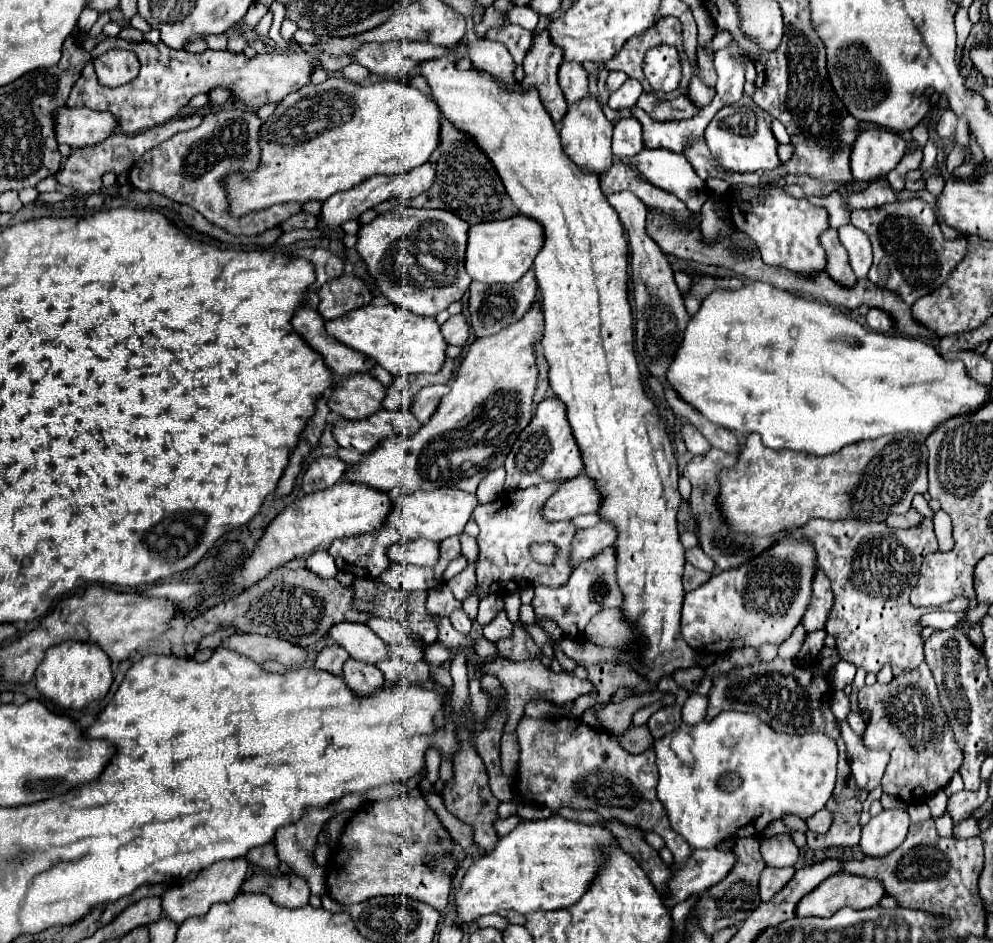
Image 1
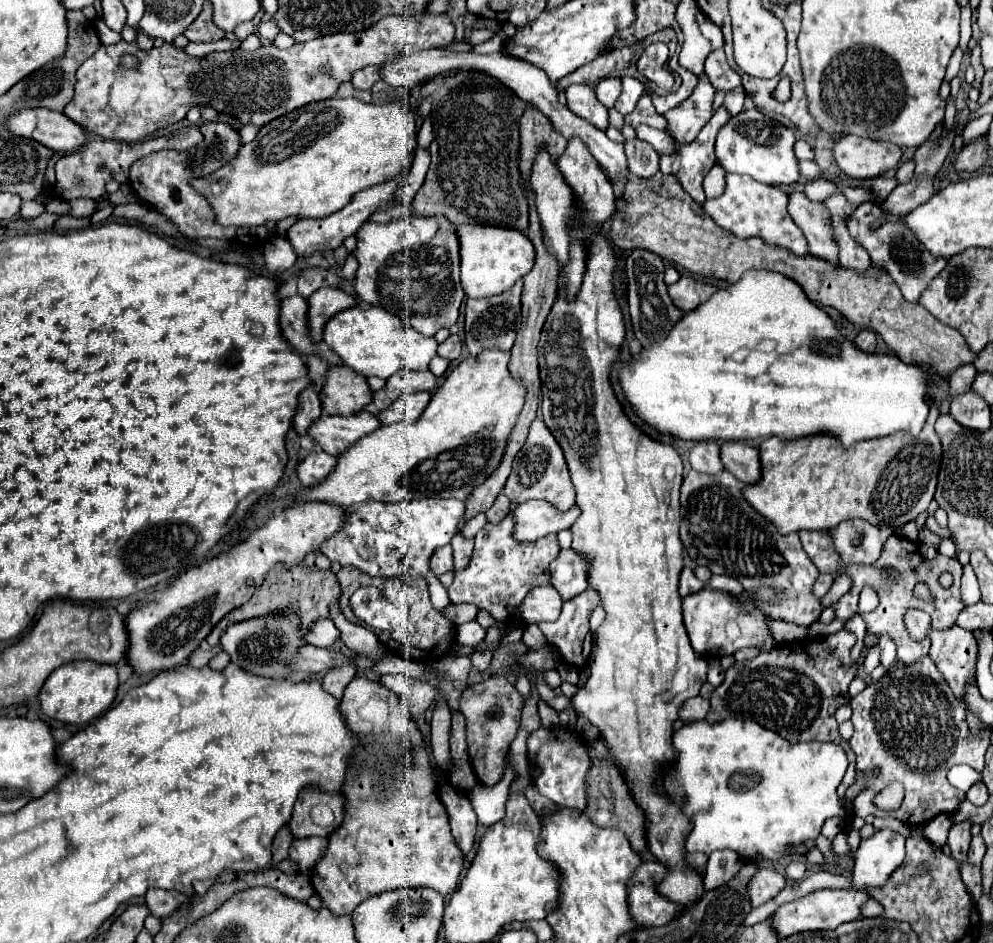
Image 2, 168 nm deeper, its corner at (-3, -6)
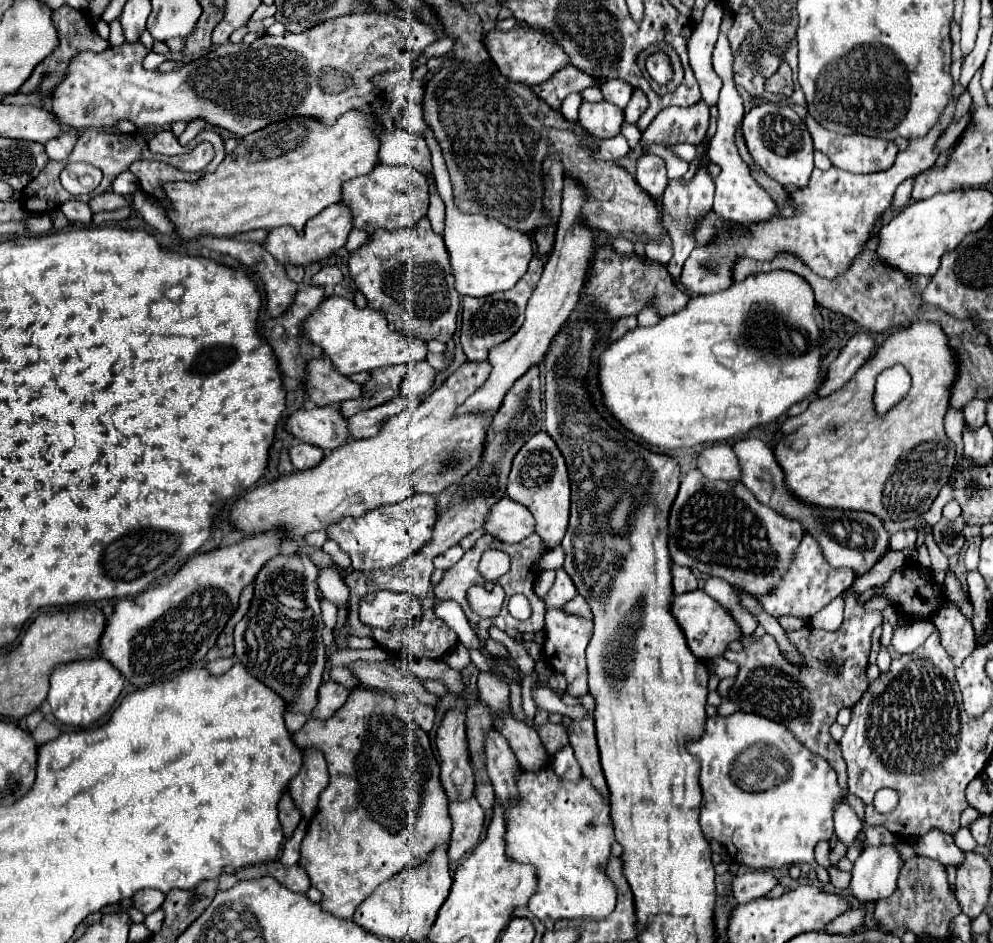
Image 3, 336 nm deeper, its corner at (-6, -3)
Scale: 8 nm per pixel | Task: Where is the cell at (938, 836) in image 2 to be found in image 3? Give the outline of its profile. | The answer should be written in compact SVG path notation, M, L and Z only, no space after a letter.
M931 830L927 836L923 836L919 840L913 840L911 846L915 848L915 852L919 856L933 858L933 860L941 862L943 866L955 866L957 868L965 860L965 854L957 848L953 838L939 832L939 830Z

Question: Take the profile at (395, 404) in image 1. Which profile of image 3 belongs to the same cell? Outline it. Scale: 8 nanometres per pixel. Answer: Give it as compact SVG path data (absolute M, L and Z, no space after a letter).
M391 366L391 368L375 368L371 372L371 380L363 384L363 394L355 400L345 400L339 404L339 412L345 418L351 418L359 410L369 410L381 406L395 396L399 396L399 384L407 372L407 366Z

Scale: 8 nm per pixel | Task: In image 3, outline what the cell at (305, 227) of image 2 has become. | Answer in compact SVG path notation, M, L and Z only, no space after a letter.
M331 204L329 208L325 208L321 214L317 214L315 218L311 218L305 224L303 234L297 234L291 226L281 226L281 228L269 230L269 234L263 242L263 248L283 266L287 266L287 264L305 266L311 262L319 262L319 260L331 256L335 250L343 248L351 228L353 228L353 224L351 224L351 214L347 212L347 208L343 204Z

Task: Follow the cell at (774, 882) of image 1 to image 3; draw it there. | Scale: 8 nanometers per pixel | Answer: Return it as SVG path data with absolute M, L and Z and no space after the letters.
M745 872L745 874L737 874L737 878L733 878L731 892L739 904L745 904L749 900L767 896L775 884L777 884L777 880L771 872Z

